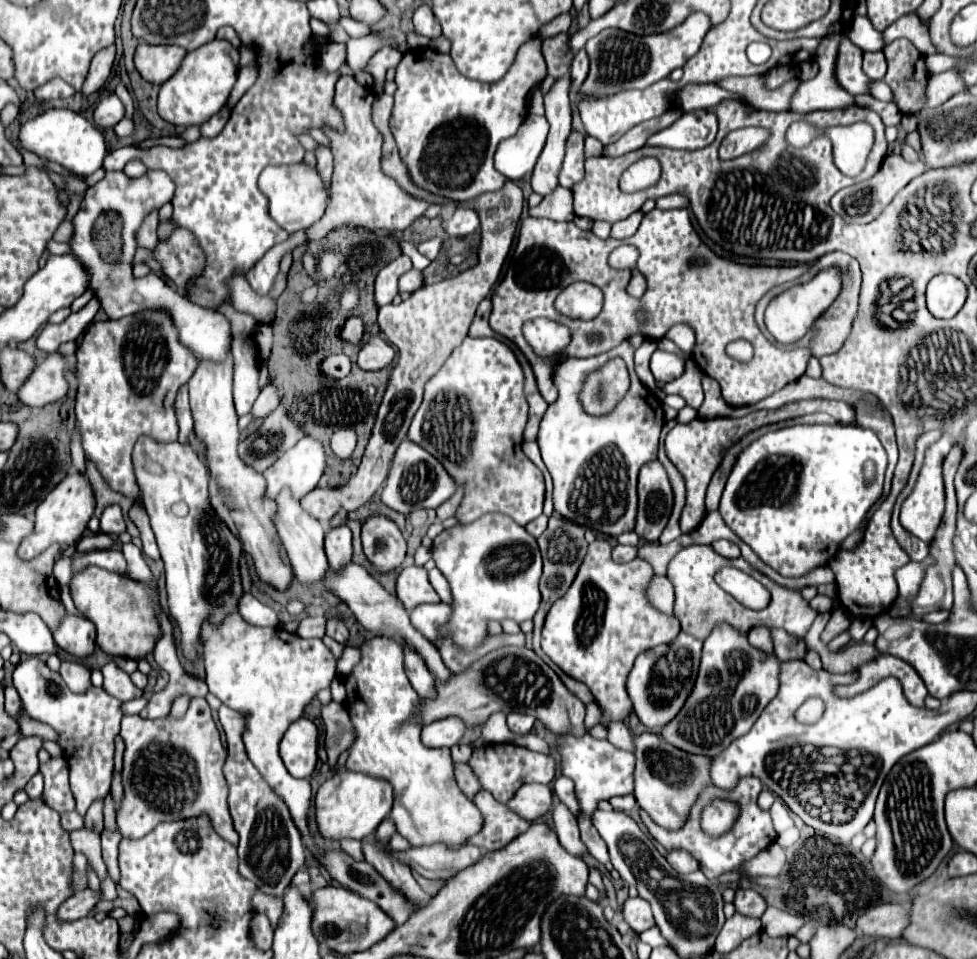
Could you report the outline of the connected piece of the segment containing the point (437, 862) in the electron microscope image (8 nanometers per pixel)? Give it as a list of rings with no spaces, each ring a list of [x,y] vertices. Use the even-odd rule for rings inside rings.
[[[430,845],[406,851],[392,851],[392,857],[426,879],[450,879],[466,865],[476,863],[482,853],[484,851],[474,845],[464,845],[460,851],[450,851],[446,845]]]

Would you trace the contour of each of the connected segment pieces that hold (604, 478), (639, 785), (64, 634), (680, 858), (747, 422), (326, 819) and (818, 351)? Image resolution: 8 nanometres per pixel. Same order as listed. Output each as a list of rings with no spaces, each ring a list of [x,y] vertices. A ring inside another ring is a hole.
[[[626,339],[620,347],[592,359],[562,357],[558,359],[558,365],[554,365],[553,382],[558,389],[558,401],[550,405],[542,417],[538,447],[554,479],[554,511],[572,523],[610,537],[632,531],[636,523],[638,471],[642,465],[656,459],[658,439],[664,425],[662,401],[642,385],[634,371],[634,347]],[[614,357],[624,359],[630,373],[630,389],[612,413],[602,417],[588,415],[578,401],[580,389],[588,373]]]
[[[642,733],[634,737],[636,745],[636,789],[634,797],[638,805],[652,817],[652,821],[664,829],[680,829],[686,823],[686,817],[698,799],[698,795],[706,789],[706,785],[712,785],[710,781],[710,757],[686,753],[682,749],[676,749],[674,745],[666,743],[656,733]]]
[[[68,615],[60,623],[58,631],[54,633],[56,645],[62,651],[66,651],[78,659],[84,659],[94,653],[94,647],[96,647],[94,637],[96,637],[94,623],[88,619],[80,619],[76,615]]]
[[[670,851],[666,859],[678,873],[694,873],[694,871],[698,871],[698,861],[686,851]]]
[[[808,399],[808,401],[796,401],[790,405],[784,405],[780,409],[772,409],[772,411],[754,411],[748,413],[744,417],[714,417],[714,419],[700,419],[696,417],[694,421],[686,423],[686,425],[676,425],[668,435],[666,435],[666,455],[668,459],[676,465],[676,469],[682,473],[684,483],[686,483],[686,505],[680,517],[680,529],[684,533],[694,531],[698,527],[698,523],[704,519],[706,509],[704,509],[704,495],[706,495],[706,487],[714,475],[714,469],[718,469],[718,465],[722,463],[722,453],[726,453],[728,443],[732,445],[734,441],[740,441],[746,433],[764,427],[764,425],[772,425],[772,423],[780,423],[780,421],[788,421],[788,419],[796,419],[808,413],[816,413],[816,411],[824,411],[830,413],[838,423],[842,425],[850,425],[854,423],[854,409],[850,405],[846,405],[844,401],[830,401],[830,399]]]
[[[348,769],[338,771],[326,783],[320,785],[316,799],[316,825],[324,839],[362,839],[376,831],[376,827],[388,817],[392,809],[392,787],[382,779],[374,779],[364,773],[354,773]]]
[[[832,251],[832,253],[826,253],[818,259],[818,271],[828,267],[828,265],[840,265],[842,267],[842,273],[844,273],[844,285],[842,285],[842,293],[840,297],[830,305],[830,309],[814,323],[814,329],[808,333],[804,345],[810,349],[812,357],[824,357],[824,355],[830,355],[830,353],[836,353],[842,343],[846,341],[846,337],[850,335],[850,325],[852,325],[852,319],[858,311],[858,291],[860,291],[860,267],[858,267],[858,261],[842,251]]]

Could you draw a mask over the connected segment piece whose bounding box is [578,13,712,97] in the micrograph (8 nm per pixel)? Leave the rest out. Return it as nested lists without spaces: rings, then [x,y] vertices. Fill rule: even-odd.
[[[692,13],[682,25],[660,35],[640,37],[622,29],[600,31],[586,43],[590,71],[586,81],[578,89],[578,97],[582,97],[582,93],[590,93],[590,97],[606,97],[626,89],[650,87],[652,83],[668,77],[674,69],[682,67],[700,49],[700,43],[710,27],[710,19],[704,13]]]

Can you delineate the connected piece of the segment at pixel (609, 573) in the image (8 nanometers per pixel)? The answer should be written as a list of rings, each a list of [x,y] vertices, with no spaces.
[[[604,539],[588,545],[578,577],[568,593],[552,605],[542,629],[542,651],[566,675],[582,681],[590,689],[602,709],[600,723],[604,727],[614,721],[624,721],[632,713],[626,677],[638,653],[670,643],[680,633],[680,621],[658,613],[646,597],[646,585],[654,577],[652,567],[642,559],[614,563],[610,551],[612,547]]]

